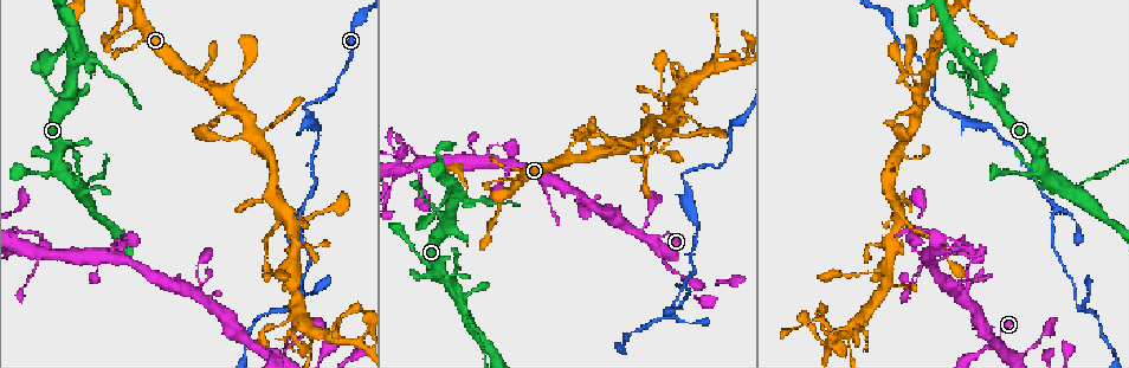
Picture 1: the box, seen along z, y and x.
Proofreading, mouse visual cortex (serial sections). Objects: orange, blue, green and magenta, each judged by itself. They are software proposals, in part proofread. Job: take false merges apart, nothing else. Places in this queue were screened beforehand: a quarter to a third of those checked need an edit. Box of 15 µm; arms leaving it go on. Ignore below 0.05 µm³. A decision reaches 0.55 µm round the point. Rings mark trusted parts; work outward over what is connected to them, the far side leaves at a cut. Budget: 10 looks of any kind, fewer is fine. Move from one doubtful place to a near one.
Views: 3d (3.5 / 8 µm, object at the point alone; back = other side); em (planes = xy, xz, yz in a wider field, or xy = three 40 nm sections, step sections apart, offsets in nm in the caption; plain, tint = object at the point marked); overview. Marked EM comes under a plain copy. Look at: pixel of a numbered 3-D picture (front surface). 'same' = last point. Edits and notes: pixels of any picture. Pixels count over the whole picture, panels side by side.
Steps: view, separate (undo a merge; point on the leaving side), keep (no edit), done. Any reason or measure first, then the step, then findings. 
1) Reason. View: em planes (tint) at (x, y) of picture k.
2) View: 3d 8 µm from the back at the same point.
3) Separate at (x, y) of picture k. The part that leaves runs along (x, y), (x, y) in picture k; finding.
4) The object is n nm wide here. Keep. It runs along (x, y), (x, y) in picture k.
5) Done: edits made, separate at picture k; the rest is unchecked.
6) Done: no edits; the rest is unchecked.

Four or more arms meet. View: 3d 3.5 µm at (1077, 190) of picture 1.

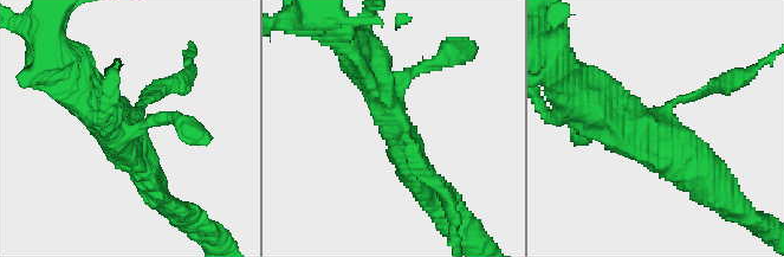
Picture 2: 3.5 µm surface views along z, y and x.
4 arms meet here; the arms are 150, 200, 400, 500 nm wide; need the tissue. View: em xy step 5 (tint) at (392, 120) of picture 2.

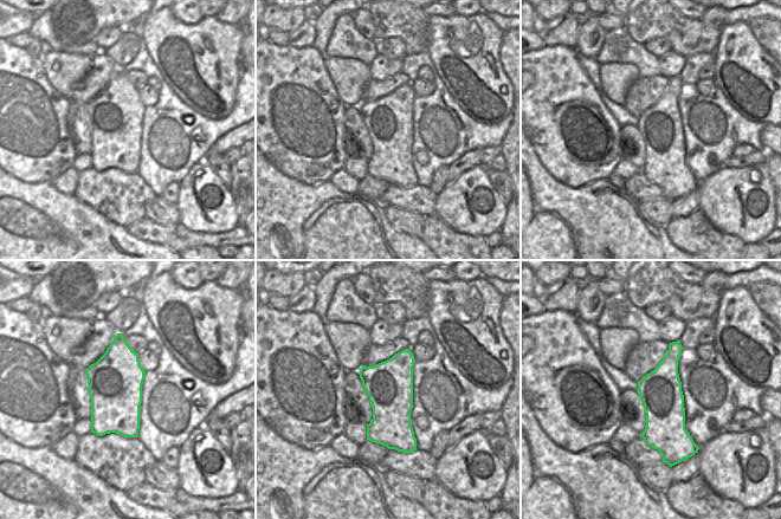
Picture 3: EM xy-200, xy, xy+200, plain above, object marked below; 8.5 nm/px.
Keep. It runs along (590, 107), (708, 179) in picture 2; continuous, no second cell.

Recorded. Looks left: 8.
Thin arm on a thick one. View: 3d 3.5 µm from the back at (43, 254) of picture 1.

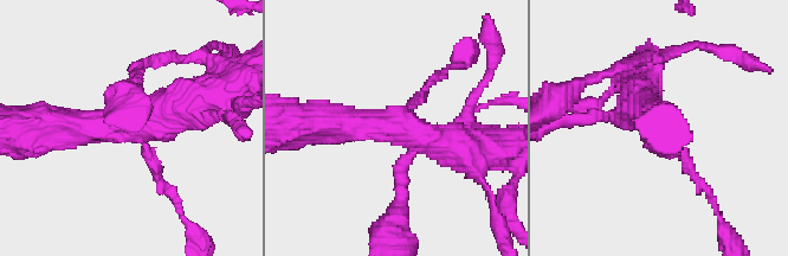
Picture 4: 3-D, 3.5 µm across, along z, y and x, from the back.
3 arms meet here; the arms are 150, 450, 500 nm wide. View: em planes (tint) at (402, 127) of picture 4.

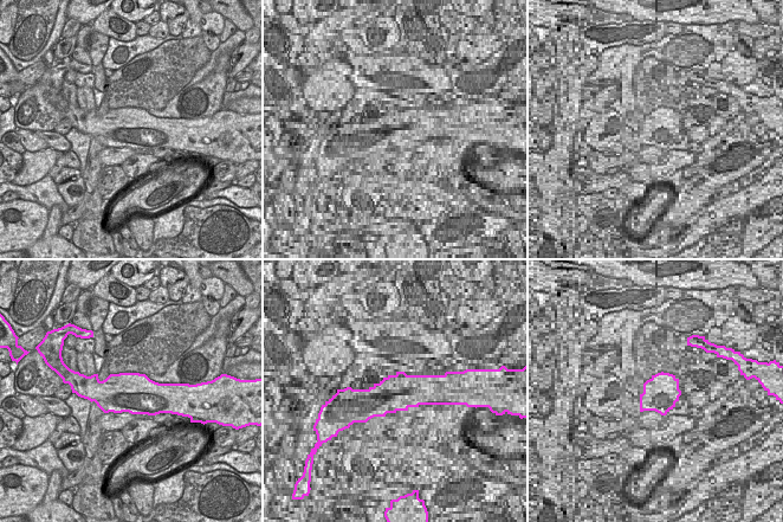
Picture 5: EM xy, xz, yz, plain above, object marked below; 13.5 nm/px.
Keep. It runs along (55, 126), (135, 122), (204, 97) in picture 4; continuous, no second cell.

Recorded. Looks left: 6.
Abrupt turn. View: 3d 3.5 µm at (305, 104) of picture 1.

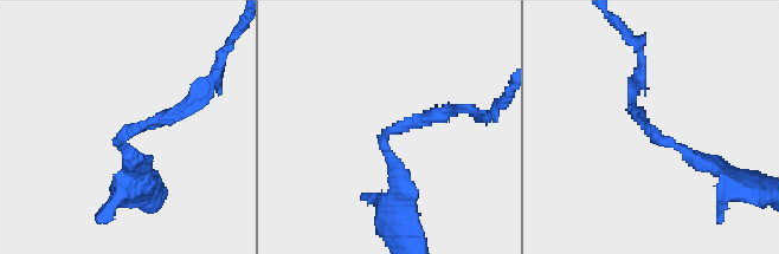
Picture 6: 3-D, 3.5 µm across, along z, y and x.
The arms are 150, 200 nm wide. View: em xy step 2 (tint) at (123, 134) of picture 6.

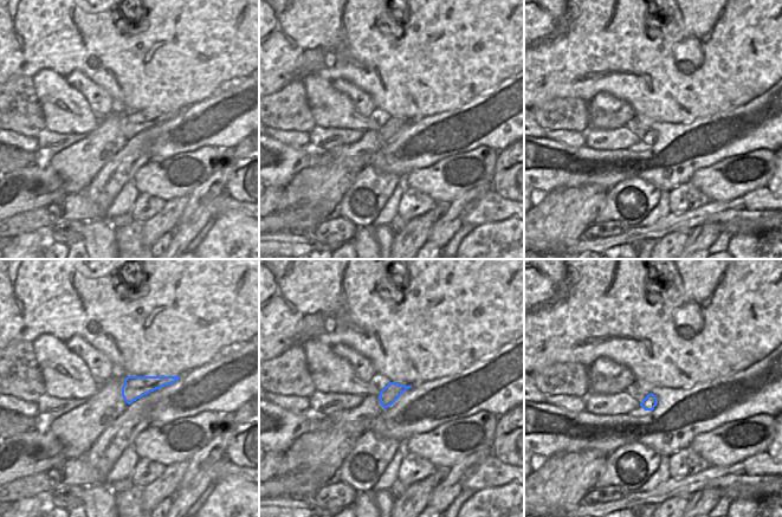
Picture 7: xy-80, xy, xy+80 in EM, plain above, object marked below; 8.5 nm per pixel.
Keep. All the same cell.

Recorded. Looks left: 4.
Four or more arms meet. View: 3d 3.5 µm at (899, 211) of picture 1.

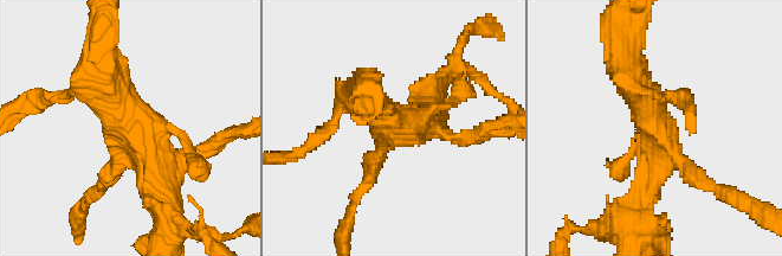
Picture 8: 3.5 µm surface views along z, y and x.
Shape alone is not enough. View: em xy step 2 (tint) at (402, 125) of picture 8.

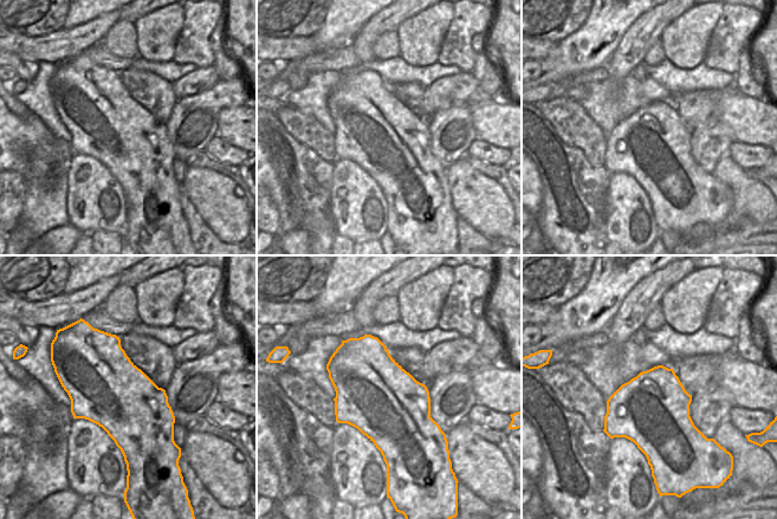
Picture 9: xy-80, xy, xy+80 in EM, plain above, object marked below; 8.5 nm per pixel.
Keep. It runs along (97, 69), (155, 160), (163, 204) in picture 8; one cell here.

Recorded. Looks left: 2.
Side arm on a straight run. View: 3d 8 µm at (1057, 211) of picture 1.

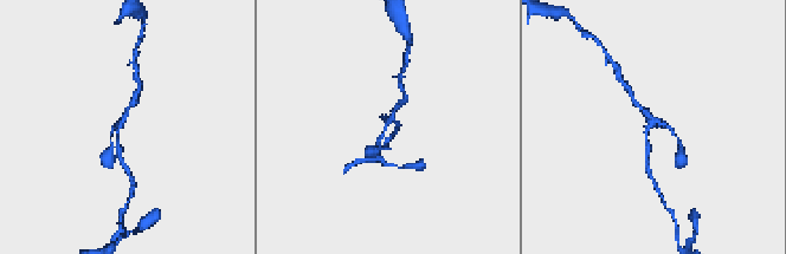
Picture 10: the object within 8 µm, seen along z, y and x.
3 arms meet here; the arms are 150, 150, 150 nm wide. View: em xy step 3 (tint) at (120, 121) of picture 10.

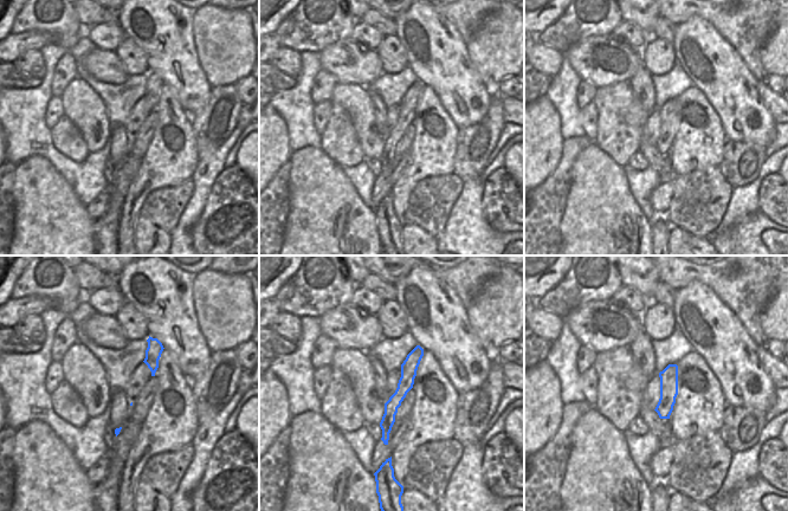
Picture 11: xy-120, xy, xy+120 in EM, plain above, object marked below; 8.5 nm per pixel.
The object is 140 nm wide here. Keep. It runs along (135, 98), (118, 128), (118, 155) in picture 10; one cell here.

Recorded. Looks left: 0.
Done: no edits; the rest is unchecked.

